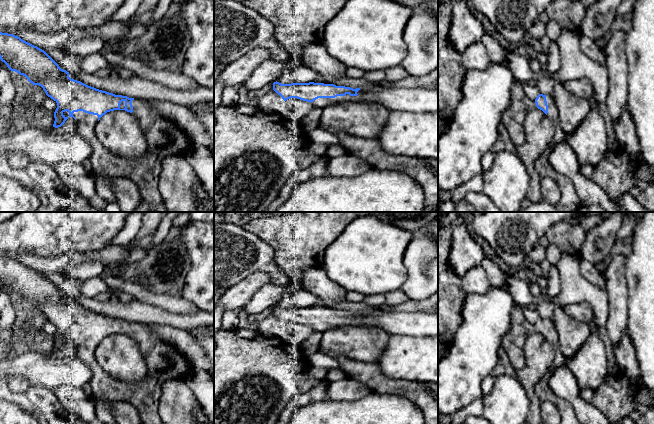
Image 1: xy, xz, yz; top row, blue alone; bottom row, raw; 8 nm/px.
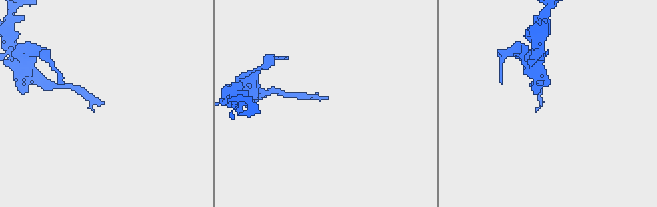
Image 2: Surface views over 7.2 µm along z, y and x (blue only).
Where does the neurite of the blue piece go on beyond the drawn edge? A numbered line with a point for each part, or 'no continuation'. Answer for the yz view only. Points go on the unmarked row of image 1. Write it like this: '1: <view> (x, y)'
1: yz (568, 415)

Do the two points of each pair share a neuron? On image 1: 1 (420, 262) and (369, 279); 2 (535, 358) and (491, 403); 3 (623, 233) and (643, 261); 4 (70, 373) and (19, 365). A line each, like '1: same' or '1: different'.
1: different
2: different
3: different
4: same

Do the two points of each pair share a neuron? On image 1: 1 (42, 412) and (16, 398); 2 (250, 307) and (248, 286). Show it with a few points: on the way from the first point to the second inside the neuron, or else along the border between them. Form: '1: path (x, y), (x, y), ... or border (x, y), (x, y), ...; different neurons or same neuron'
1: path (36, 406), (30, 400), (22, 399); same neuron
2: border (267, 285), (260, 288), (239, 309); different neurons

